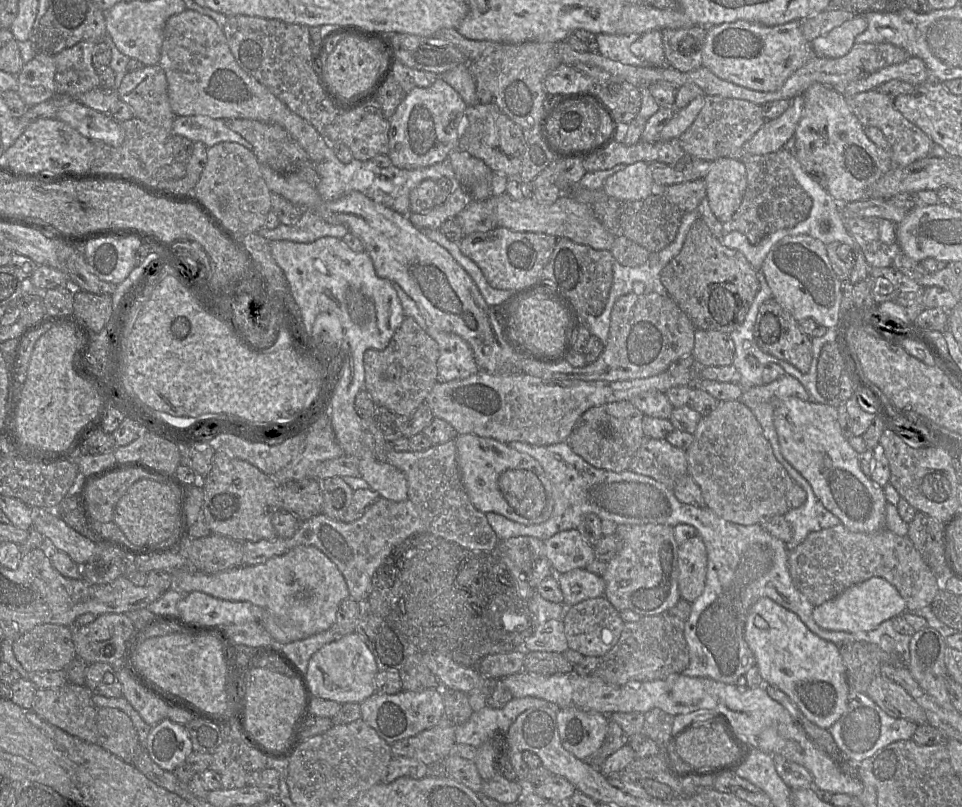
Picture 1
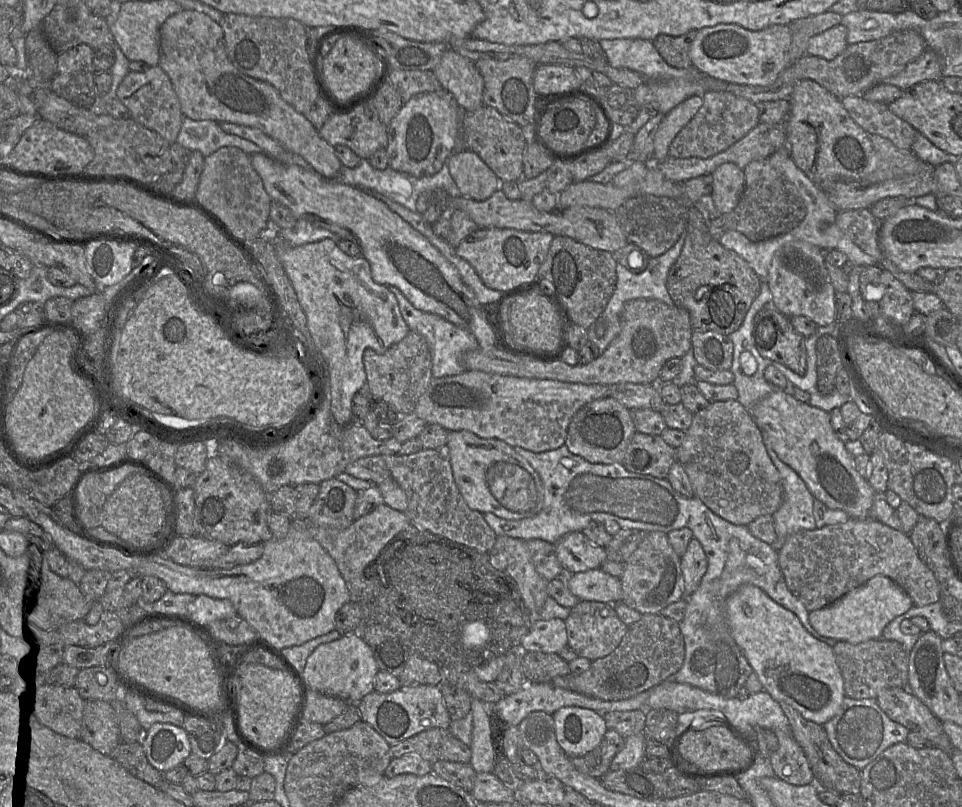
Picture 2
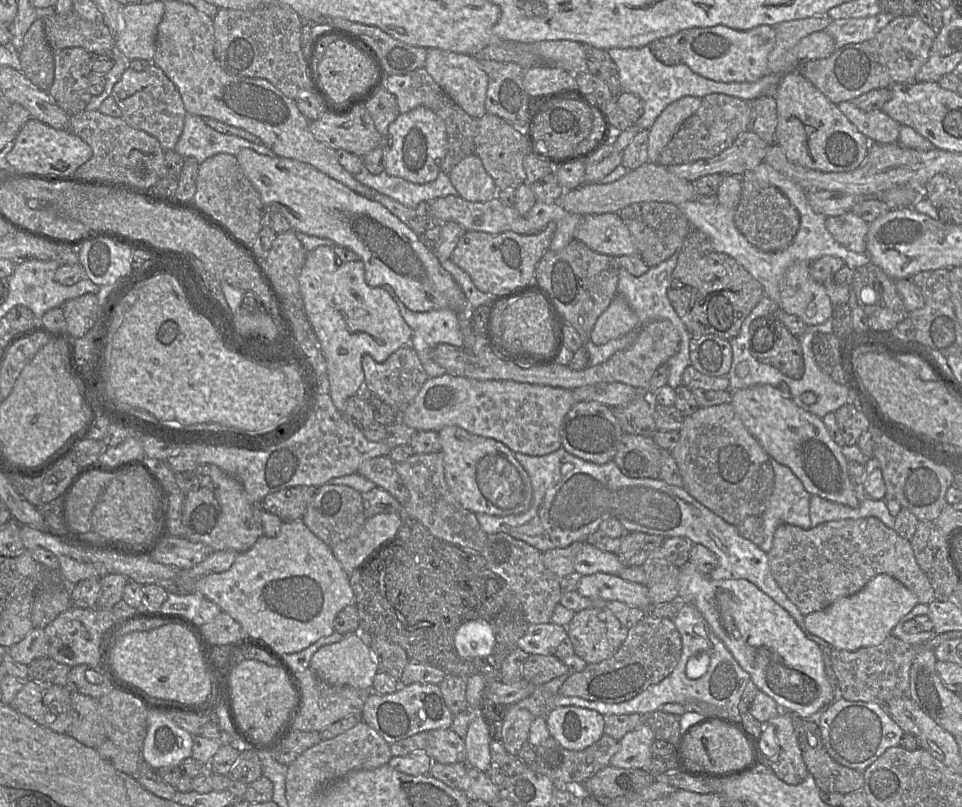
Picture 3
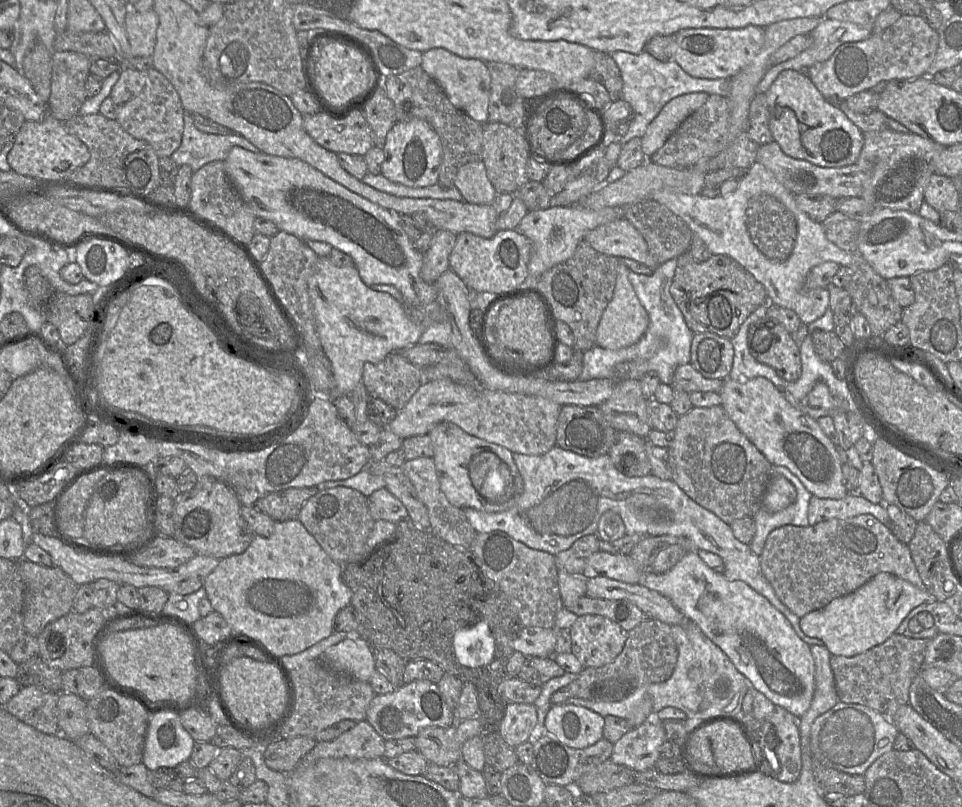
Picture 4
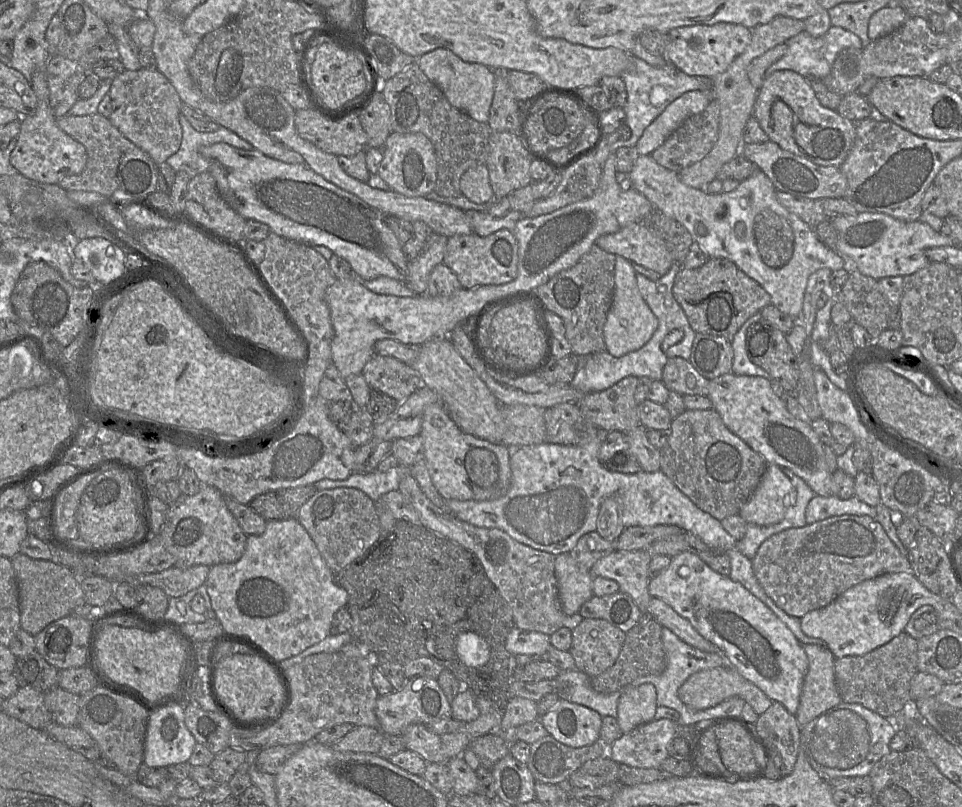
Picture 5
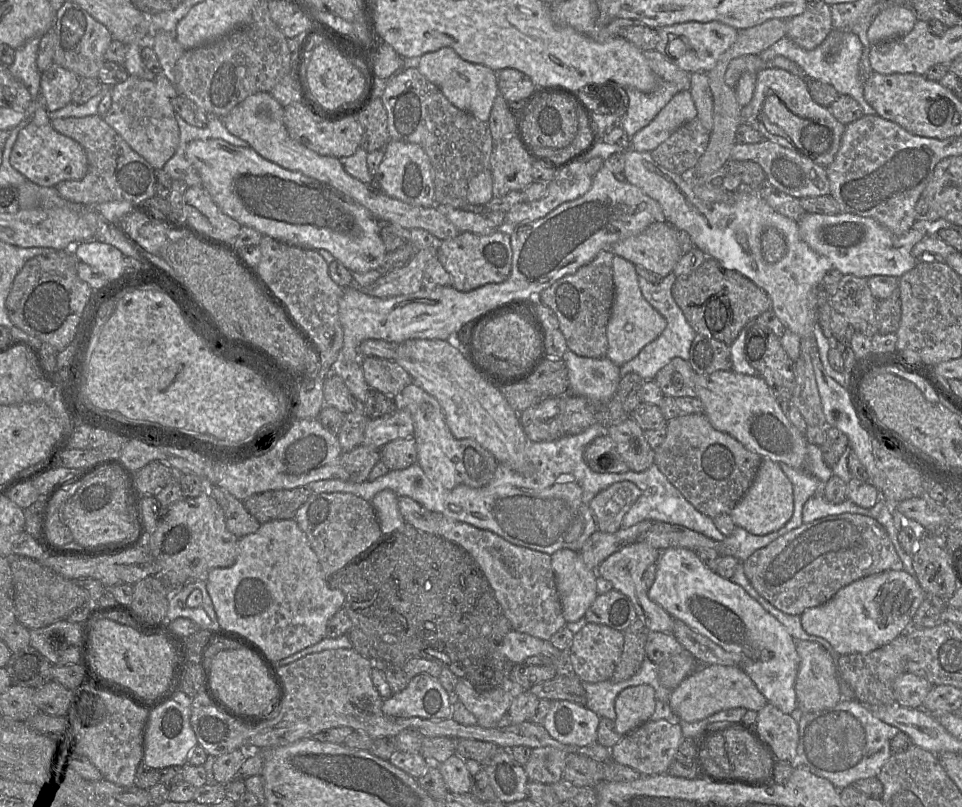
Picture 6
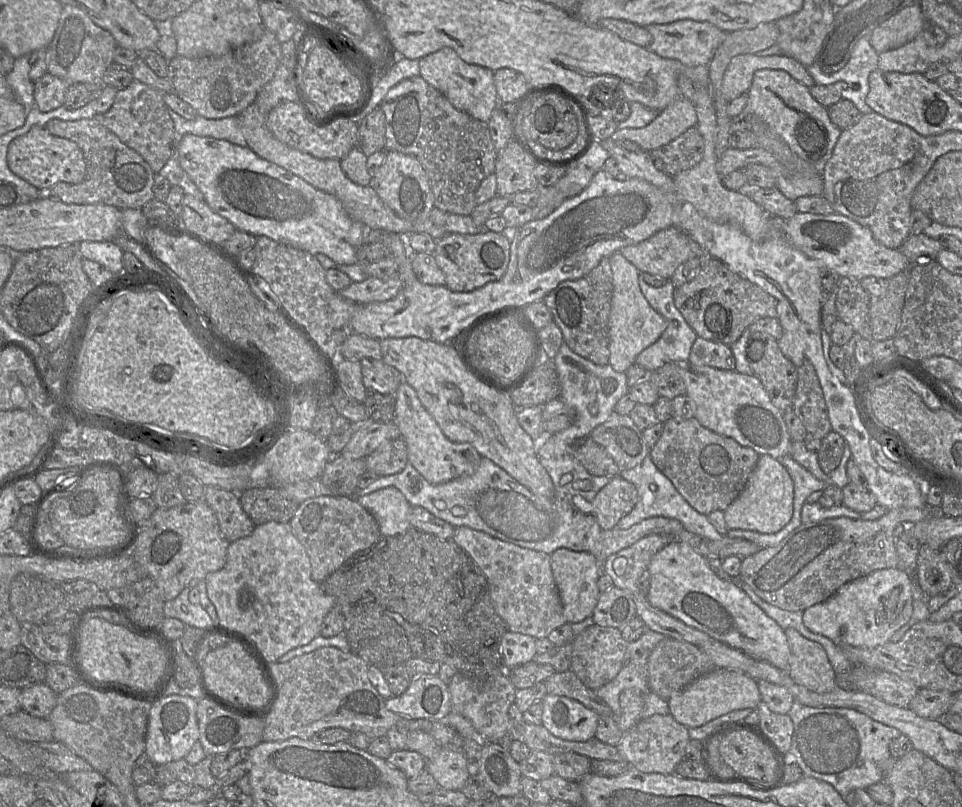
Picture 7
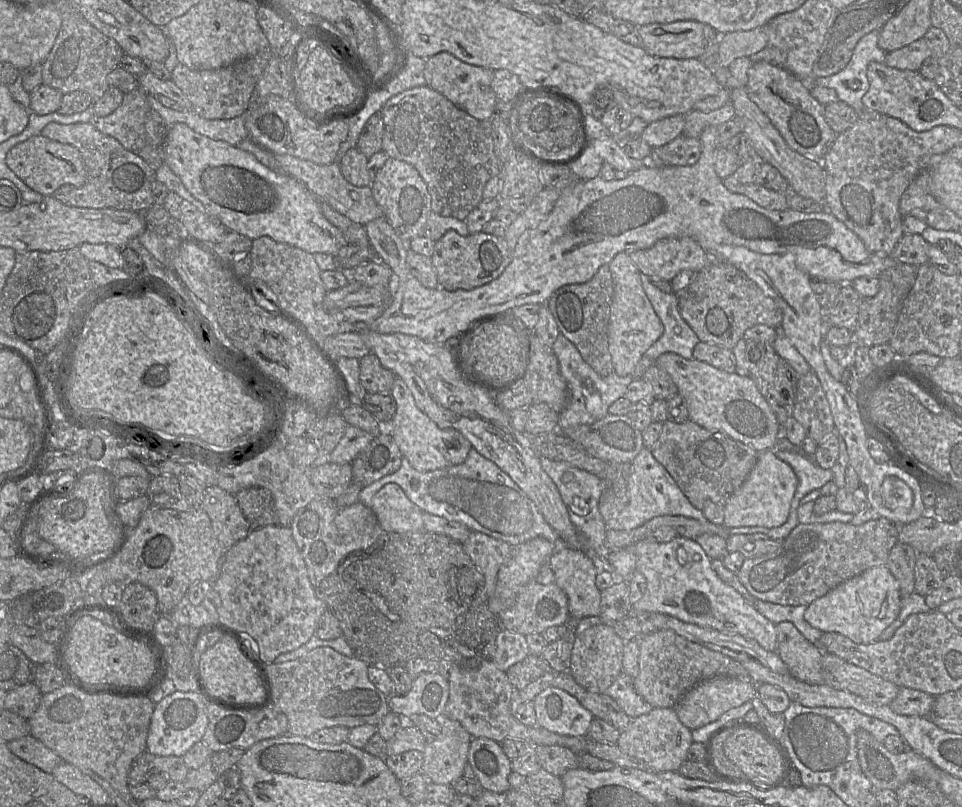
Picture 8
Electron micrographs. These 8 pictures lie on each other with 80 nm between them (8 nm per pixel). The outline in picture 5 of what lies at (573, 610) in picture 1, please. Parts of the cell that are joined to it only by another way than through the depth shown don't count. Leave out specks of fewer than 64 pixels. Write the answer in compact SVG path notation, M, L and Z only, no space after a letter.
M584 618L572 631L569 650L576 669L590 677L610 668L617 660L626 633L604 619Z

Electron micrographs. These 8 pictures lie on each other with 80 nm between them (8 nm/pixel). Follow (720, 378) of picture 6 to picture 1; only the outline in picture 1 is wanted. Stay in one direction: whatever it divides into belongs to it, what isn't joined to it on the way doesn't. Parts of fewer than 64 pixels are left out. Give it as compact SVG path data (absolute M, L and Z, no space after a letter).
M793 396L788 397L776 405L773 412L773 424L783 457L809 482L817 499L827 510L837 516L846 528L855 532L872 533L885 527L887 501L883 487L873 483L870 477L861 470L859 453L842 434L836 406L809 400L803 401Z

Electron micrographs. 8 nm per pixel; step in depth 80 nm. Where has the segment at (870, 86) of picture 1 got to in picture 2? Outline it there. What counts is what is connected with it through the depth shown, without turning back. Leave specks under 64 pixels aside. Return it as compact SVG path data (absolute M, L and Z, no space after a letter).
M927 49L903 71L884 79L883 84L894 85L905 90L923 81L941 80L941 78L941 58L934 51Z

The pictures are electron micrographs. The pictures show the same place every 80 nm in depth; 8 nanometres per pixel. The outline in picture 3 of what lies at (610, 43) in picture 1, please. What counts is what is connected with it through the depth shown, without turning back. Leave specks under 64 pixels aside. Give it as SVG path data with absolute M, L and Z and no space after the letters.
M648 45L640 48L610 48L609 56L618 68L618 77L623 92L638 96L644 106L644 112L635 122L639 129L649 129L662 111L671 103L685 96L703 98L718 93L752 101L760 96L772 96L778 83L786 73L766 74L756 82L717 82L694 73L687 65L680 63L667 66L661 63L651 52Z

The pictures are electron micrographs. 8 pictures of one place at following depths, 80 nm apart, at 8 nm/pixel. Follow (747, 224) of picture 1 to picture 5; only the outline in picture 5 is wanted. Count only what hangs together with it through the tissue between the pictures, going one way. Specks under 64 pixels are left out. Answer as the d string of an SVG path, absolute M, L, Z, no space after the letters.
M770 210L754 218L755 242L765 264L780 268L793 254L794 235L787 220Z

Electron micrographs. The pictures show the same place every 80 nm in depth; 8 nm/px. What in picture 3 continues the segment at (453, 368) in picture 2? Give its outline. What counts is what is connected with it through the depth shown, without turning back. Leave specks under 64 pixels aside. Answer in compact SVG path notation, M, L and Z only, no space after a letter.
M382 285L382 287L391 295L405 322L412 329L410 345L417 352L428 379L446 374L446 370L432 359L432 350L438 344L464 346L457 313L449 309L411 311L403 304L390 285Z

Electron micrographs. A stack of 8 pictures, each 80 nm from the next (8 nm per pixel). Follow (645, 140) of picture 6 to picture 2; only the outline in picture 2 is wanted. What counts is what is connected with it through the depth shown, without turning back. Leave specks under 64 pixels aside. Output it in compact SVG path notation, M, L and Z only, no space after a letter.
M692 96L664 115L654 137L653 163L668 158L671 142L680 130L694 117L703 104L703 97Z

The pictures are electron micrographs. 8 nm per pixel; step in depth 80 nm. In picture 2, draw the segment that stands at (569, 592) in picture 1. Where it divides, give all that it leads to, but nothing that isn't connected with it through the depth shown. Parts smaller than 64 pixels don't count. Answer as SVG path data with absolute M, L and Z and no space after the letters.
M601 568L575 574L565 574L566 584L580 601L616 604L622 602L622 587L618 577Z

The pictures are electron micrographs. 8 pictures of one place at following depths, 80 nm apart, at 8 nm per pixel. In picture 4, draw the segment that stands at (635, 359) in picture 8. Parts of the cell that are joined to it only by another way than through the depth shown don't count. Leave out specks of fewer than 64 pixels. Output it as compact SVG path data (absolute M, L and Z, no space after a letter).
M619 262L612 300L605 308L597 327L596 346L610 350L626 348L635 344L647 330L649 316L628 279L629 271L625 264Z

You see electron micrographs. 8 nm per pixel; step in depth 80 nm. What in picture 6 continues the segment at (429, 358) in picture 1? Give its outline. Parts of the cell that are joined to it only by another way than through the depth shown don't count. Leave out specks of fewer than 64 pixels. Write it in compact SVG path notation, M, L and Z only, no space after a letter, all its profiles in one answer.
M367 356L360 357L360 363L367 384L387 396L398 397L406 386L413 383L411 375L392 359Z

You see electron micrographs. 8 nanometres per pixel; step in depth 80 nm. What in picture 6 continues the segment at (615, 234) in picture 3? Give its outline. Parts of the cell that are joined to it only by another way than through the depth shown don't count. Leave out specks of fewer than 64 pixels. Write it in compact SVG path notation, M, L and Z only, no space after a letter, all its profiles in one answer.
M667 222L652 223L641 233L612 244L609 250L661 278L673 271L683 255L678 230Z

